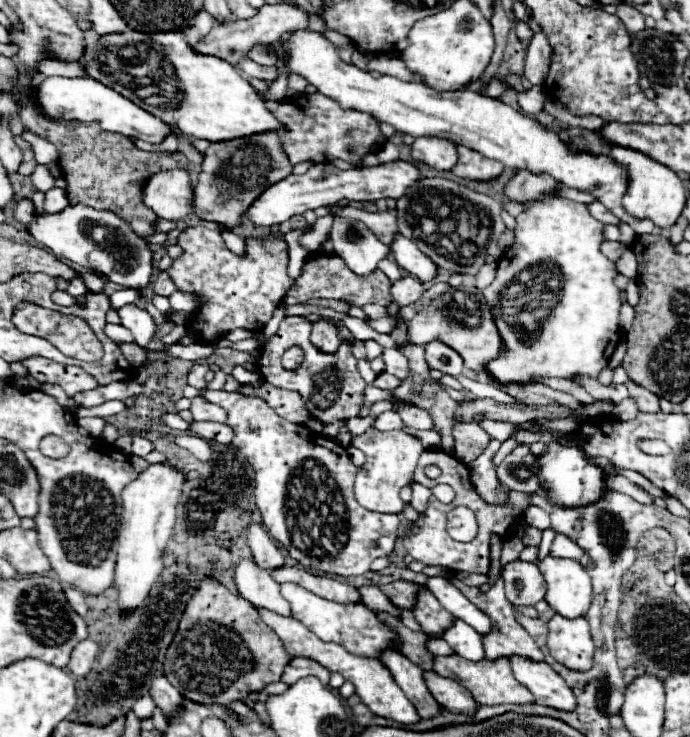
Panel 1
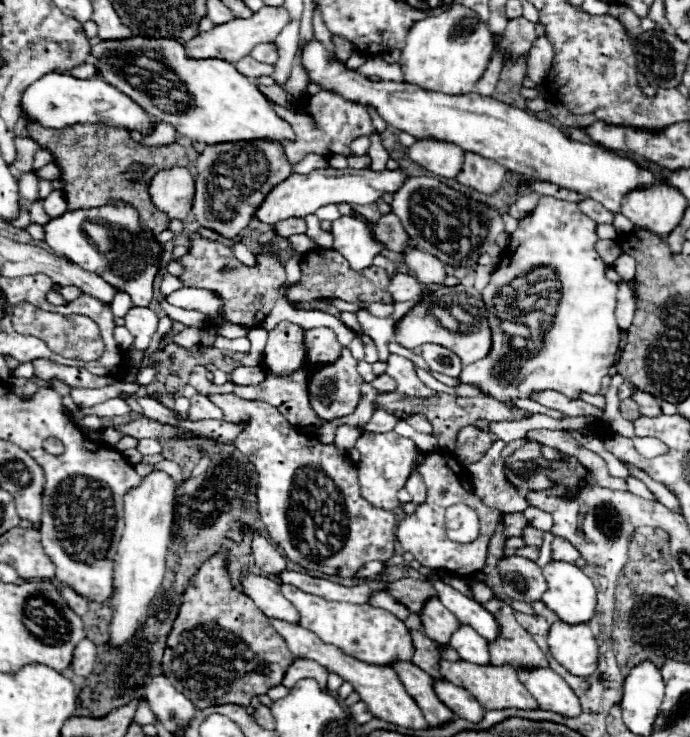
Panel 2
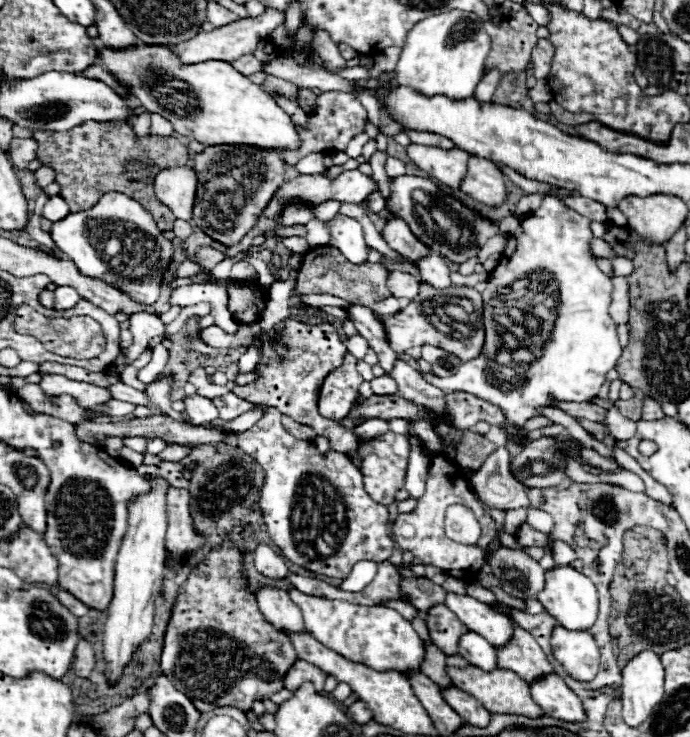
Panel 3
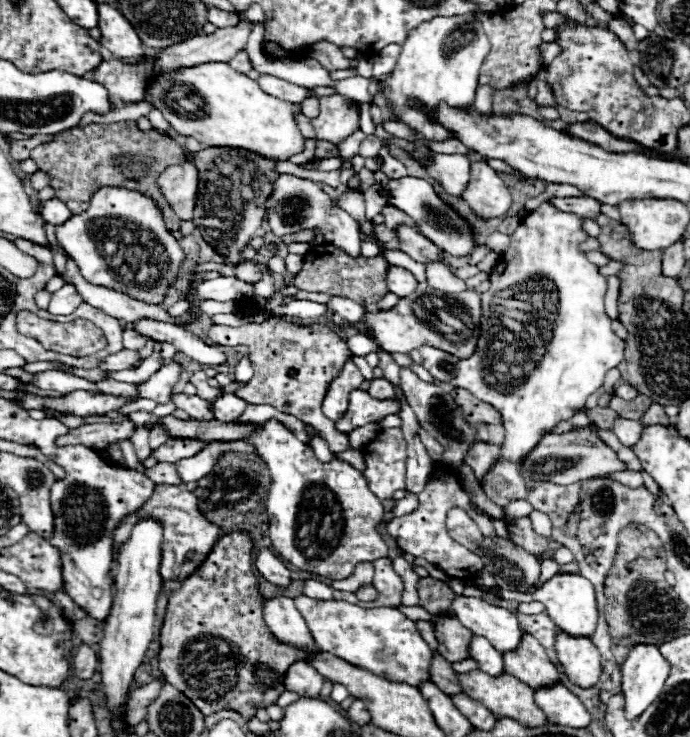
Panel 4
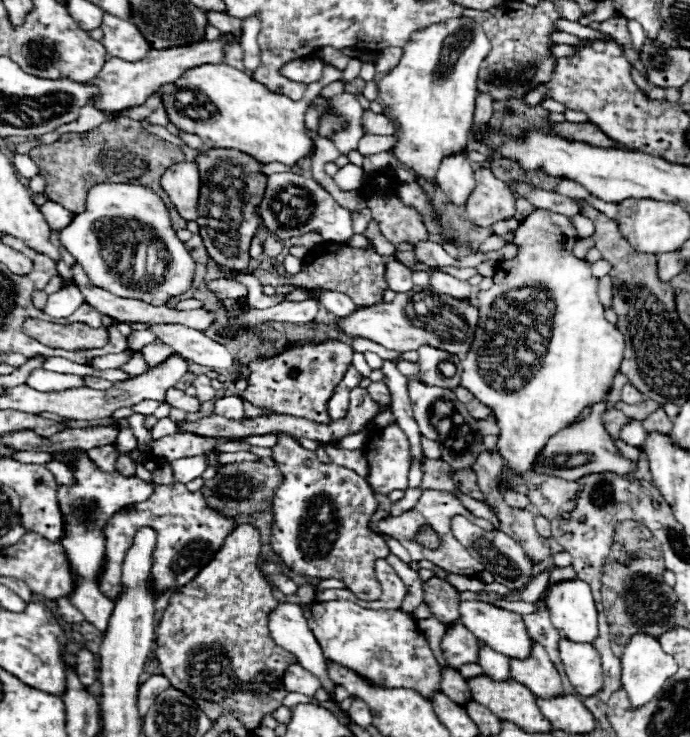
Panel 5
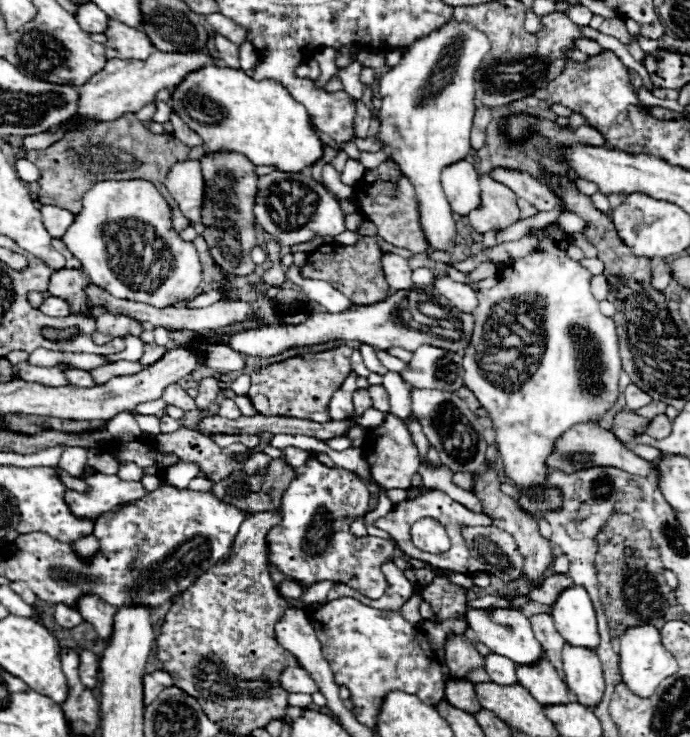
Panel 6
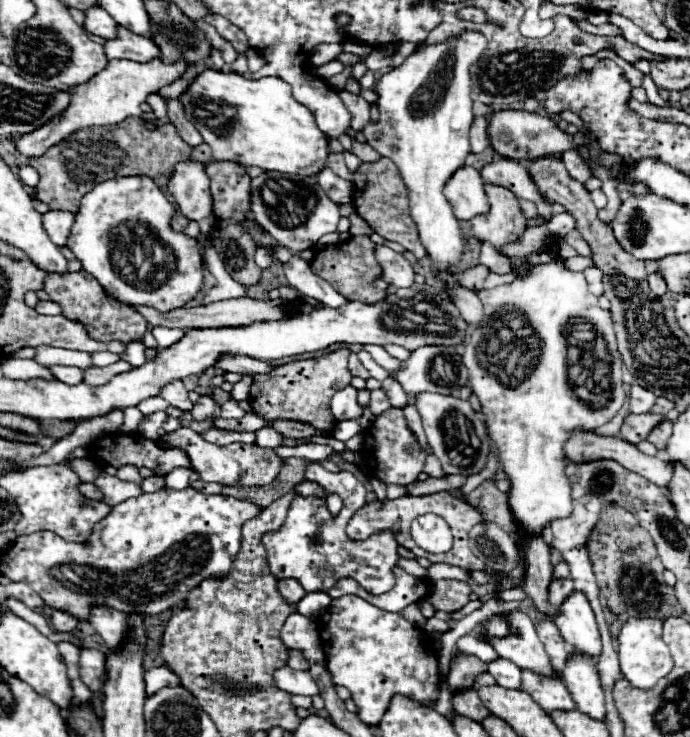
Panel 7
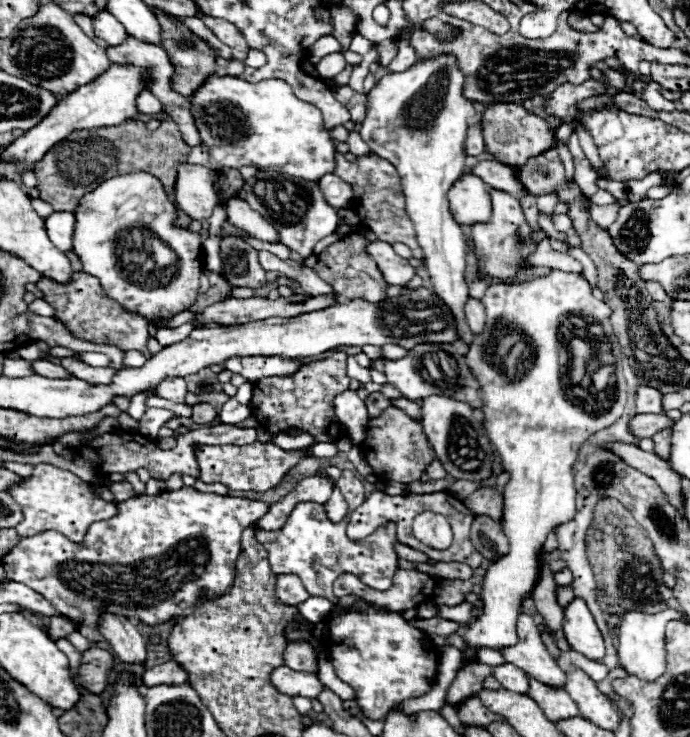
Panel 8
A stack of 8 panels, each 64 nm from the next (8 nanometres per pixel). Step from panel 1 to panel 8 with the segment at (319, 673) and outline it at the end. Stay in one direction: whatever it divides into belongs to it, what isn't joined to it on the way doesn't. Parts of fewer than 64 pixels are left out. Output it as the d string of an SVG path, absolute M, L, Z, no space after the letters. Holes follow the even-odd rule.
M288 666L276 668L270 674L270 680L274 688L282 694L288 696L304 696L304 698L316 698L322 692L322 684L316 674L306 674L306 672L294 672Z

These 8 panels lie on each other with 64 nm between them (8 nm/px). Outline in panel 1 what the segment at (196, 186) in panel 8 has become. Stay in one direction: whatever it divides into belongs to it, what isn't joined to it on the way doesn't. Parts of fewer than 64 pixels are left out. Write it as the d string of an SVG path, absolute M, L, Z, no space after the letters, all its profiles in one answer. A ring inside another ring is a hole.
M186 170L158 172L146 180L144 204L164 220L180 220L192 212L192 182Z

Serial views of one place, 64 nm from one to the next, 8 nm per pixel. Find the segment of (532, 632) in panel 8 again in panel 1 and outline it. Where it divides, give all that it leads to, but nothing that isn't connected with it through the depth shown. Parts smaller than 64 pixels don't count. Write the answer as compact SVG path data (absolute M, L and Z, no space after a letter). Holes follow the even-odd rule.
M430 576L426 580L428 590L438 596L438 602L458 620L464 620L466 624L470 624L476 632L480 634L488 634L492 630L492 622L490 618L478 608L474 606L454 584L450 584L446 578L434 578Z

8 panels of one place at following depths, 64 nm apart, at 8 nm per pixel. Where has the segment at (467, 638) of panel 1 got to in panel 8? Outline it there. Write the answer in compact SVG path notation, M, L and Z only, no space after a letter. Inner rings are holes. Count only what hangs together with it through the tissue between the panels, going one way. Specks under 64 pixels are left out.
M504 664L494 668L496 680L502 684L502 688L518 694L528 694L528 676L514 664Z

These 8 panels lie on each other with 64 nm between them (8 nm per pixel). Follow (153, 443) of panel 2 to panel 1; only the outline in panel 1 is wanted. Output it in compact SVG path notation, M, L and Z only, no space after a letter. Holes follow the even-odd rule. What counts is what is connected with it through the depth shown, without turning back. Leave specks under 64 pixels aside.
M134 436L134 442L132 442L132 454L136 454L136 456L146 456L146 454L150 454L154 450L154 446L152 446L152 442L150 440L146 440L146 438L140 438L140 436Z

